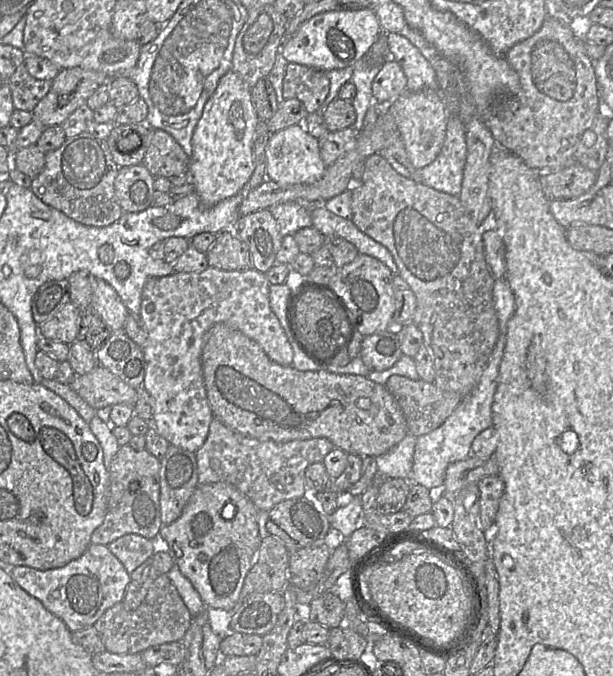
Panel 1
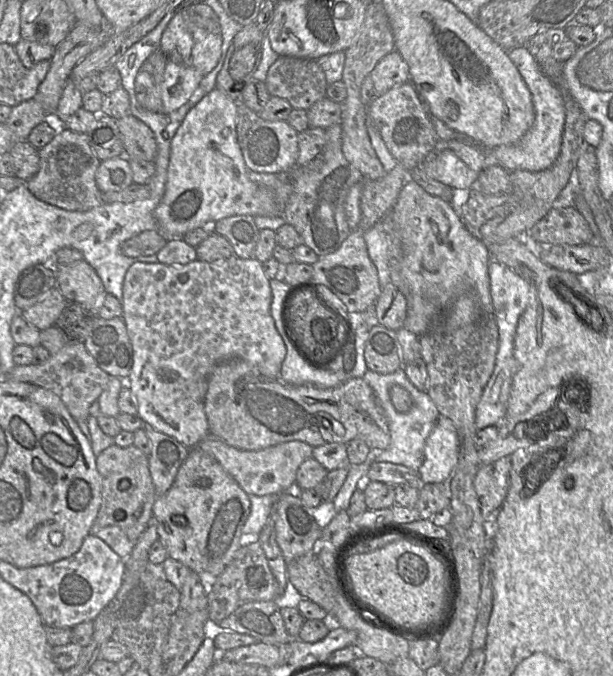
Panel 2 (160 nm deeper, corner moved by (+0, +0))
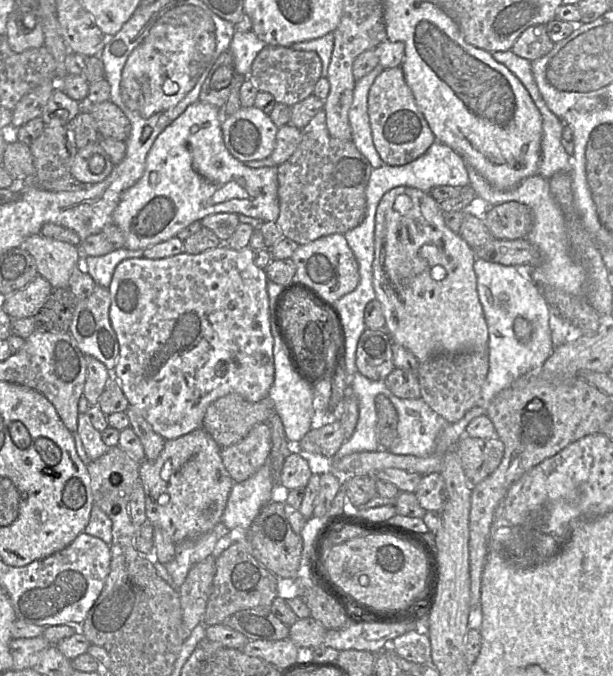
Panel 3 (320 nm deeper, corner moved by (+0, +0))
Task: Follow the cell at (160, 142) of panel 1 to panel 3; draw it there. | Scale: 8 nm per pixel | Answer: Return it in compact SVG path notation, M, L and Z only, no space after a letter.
M110 100L92 104L89 107L89 114L95 120L103 137L125 141L129 136L131 131L129 119L119 106Z

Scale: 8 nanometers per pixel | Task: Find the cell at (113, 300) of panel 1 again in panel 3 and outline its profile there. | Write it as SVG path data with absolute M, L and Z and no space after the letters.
M41 233L29 236L21 247L31 254L36 262L38 274L47 280L53 288L68 288L69 278L81 260L78 247L47 238Z

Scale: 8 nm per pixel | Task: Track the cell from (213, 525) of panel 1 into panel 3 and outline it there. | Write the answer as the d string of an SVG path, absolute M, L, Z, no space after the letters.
M204 428L166 440L156 460L145 459L140 462L139 473L145 493L148 521L154 528L162 529L175 544L212 530L221 521L230 491L235 484L222 461L221 447Z

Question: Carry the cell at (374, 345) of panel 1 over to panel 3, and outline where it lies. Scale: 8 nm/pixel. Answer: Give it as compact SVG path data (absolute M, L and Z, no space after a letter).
M366 329L356 350L356 366L359 373L371 380L382 380L395 369L393 340L386 329Z

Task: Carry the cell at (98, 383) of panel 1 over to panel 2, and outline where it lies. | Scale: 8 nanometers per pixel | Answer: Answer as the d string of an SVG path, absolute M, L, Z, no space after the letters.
M68 341L64 347L51 354L45 361L30 365L15 365L6 375L8 380L32 384L53 392L61 399L76 422L87 421L90 416L89 408L106 388L109 377L97 365L84 343L77 341Z

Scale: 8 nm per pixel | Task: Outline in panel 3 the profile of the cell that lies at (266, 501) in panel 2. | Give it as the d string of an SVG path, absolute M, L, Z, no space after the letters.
M266 463L247 480L233 485L221 521L229 530L235 527L248 530L262 508L270 502L274 487L273 469L270 463Z

